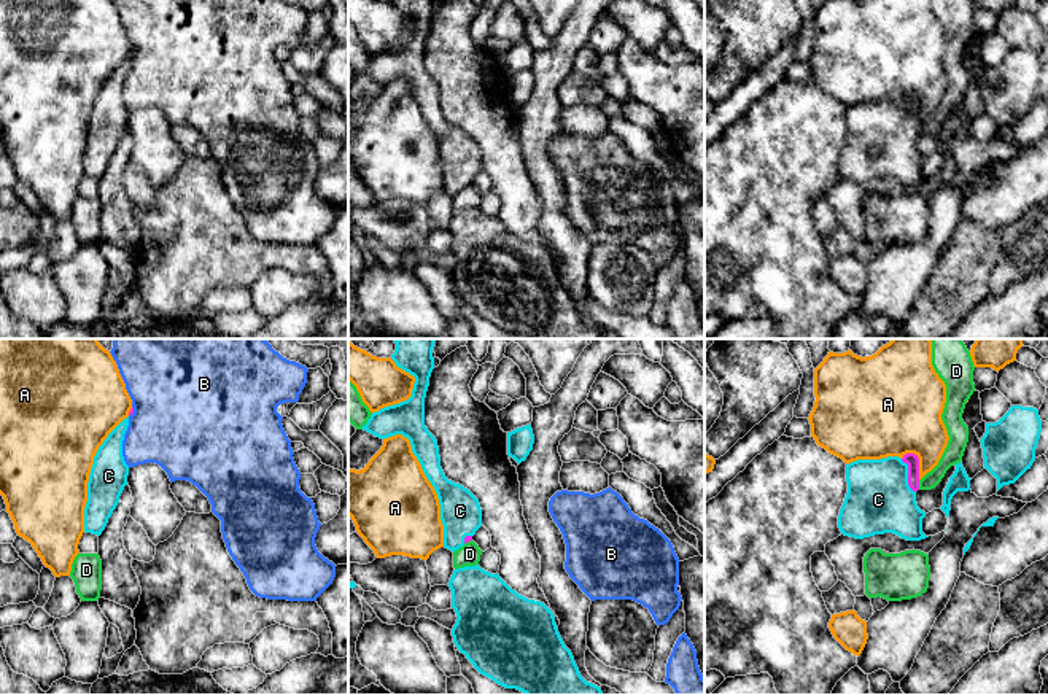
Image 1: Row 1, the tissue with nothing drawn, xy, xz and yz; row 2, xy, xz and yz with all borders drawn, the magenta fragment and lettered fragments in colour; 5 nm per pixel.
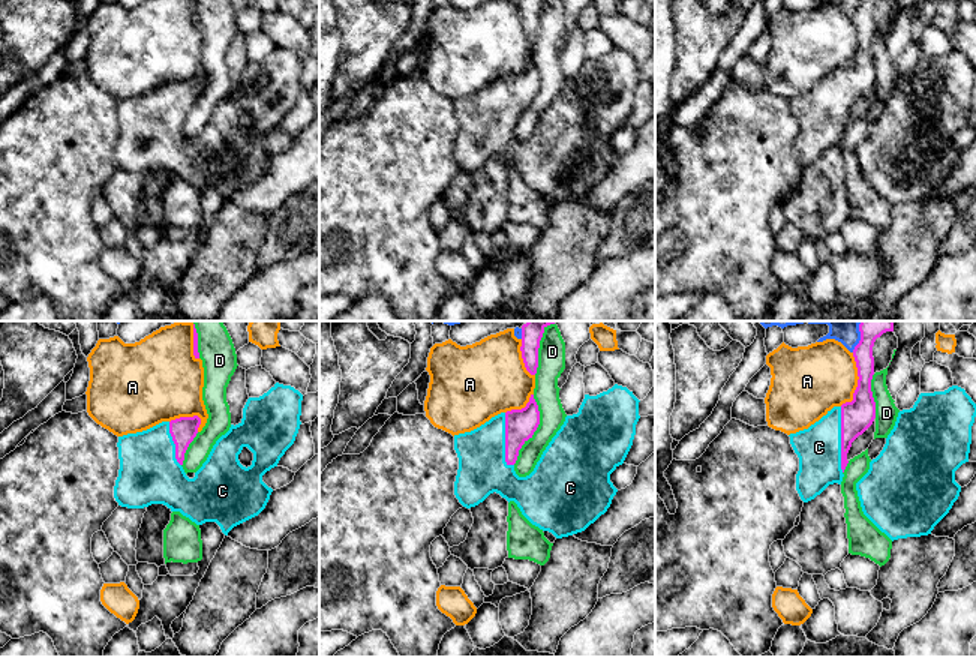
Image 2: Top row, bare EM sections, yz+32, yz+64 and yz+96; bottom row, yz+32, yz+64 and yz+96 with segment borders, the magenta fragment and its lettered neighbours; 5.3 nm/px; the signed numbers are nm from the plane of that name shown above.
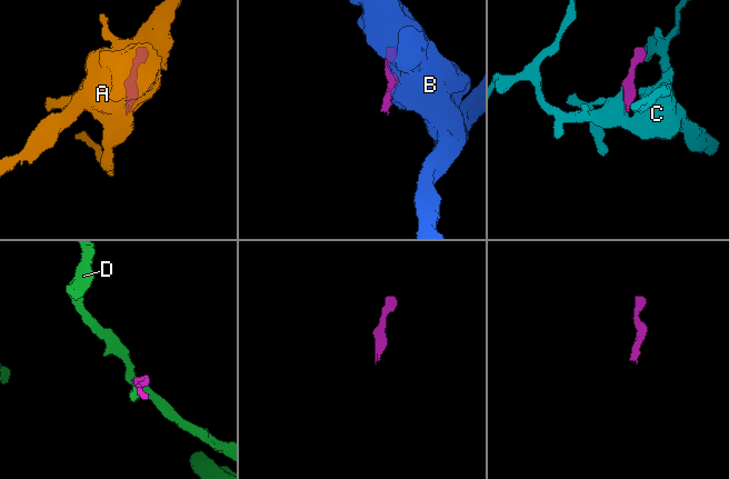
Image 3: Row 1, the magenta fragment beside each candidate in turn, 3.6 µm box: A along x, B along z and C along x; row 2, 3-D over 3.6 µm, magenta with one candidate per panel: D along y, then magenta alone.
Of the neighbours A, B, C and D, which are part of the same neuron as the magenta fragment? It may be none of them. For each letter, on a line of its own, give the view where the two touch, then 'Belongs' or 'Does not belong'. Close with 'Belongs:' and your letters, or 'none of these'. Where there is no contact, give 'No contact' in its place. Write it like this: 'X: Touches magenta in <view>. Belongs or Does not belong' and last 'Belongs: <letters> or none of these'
A: Touches magenta in yz. Does not belong
B: Touches magenta in xy. Does not belong
C: Touches magenta in yz. Belongs
D: Touches magenta in yz. Does not belong
Belongs: C

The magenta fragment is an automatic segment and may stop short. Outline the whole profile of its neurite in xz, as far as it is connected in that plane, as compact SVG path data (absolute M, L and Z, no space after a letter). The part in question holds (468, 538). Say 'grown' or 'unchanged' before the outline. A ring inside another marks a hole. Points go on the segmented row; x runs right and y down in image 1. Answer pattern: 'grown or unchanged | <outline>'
grown | M436 339L394 340L396 350L391 359L415 377L412 396L374 412L361 429L380 439L402 434L410 441L412 452L439 498L444 547L455 552L472 541L482 526L482 509L479 499L468 488L445 477L437 441L425 426L425 398L434 369L434 342Z

